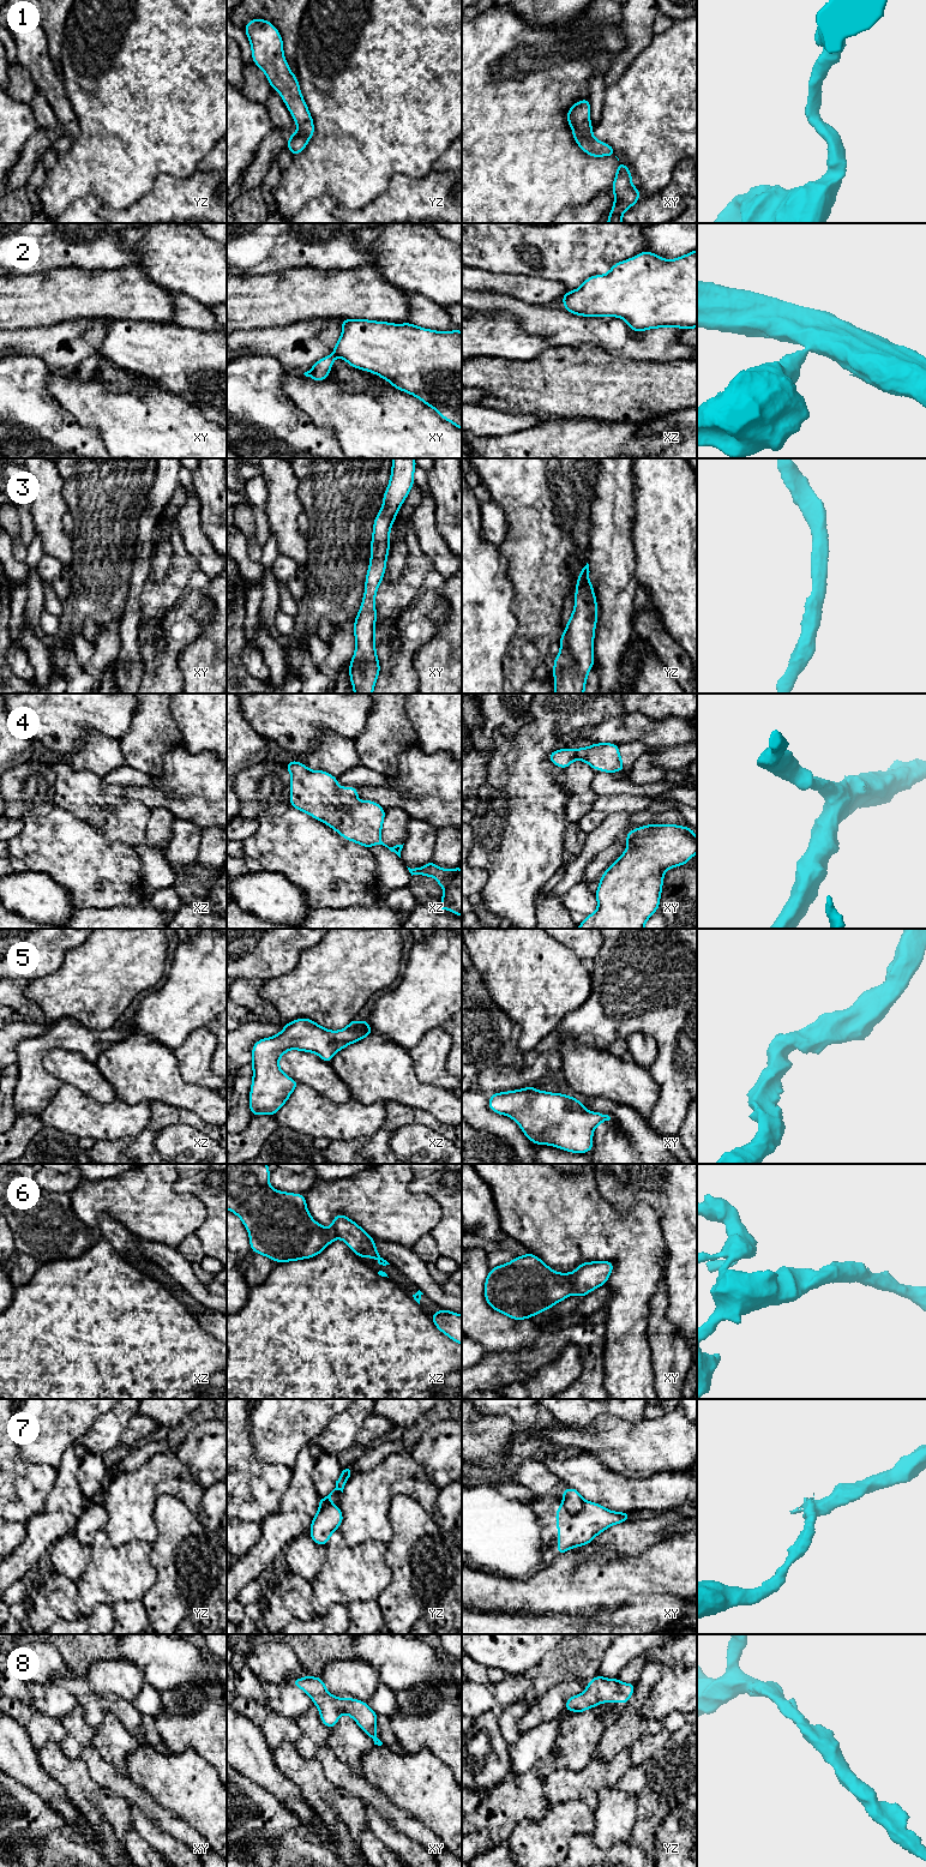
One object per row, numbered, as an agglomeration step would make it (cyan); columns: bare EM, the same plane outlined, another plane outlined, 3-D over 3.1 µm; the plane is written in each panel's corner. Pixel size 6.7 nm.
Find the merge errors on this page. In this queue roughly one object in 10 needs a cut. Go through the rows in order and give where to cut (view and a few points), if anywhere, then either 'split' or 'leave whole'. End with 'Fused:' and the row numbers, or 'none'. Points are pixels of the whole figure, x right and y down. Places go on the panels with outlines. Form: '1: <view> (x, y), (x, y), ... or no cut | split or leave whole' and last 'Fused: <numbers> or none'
1: no cut | leave whole
2: xy (332, 353), (335, 355) | split
3: no cut | leave whole
4: no cut | leave whole
5: no cut | leave whole
6: no cut | leave whole
7: xy (584, 1501), (583, 1506), (575, 1513), (570, 1513), (563, 1505) | split
8: no cut | leave whole
Fused: 2, 7

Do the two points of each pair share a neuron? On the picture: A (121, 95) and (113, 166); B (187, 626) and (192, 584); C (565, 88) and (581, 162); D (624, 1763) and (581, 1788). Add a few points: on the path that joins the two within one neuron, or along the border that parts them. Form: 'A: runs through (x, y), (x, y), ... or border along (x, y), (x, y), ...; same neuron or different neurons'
A: runs through (121, 113), (121, 124), (112, 133), (113, 148); same neuron
B: runs through (187, 616), (187, 605), (192, 595); same neuron
C: runs through (557, 106), (557, 138), (563, 144); same neuron
D: runs through (613, 1770), (607, 1774), (597, 1774), (591, 1780); same neuron

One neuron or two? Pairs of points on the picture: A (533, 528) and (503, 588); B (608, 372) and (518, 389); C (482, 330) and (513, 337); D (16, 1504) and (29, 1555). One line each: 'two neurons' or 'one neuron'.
A: two neurons
B: one neuron
C: one neuron
D: two neurons

